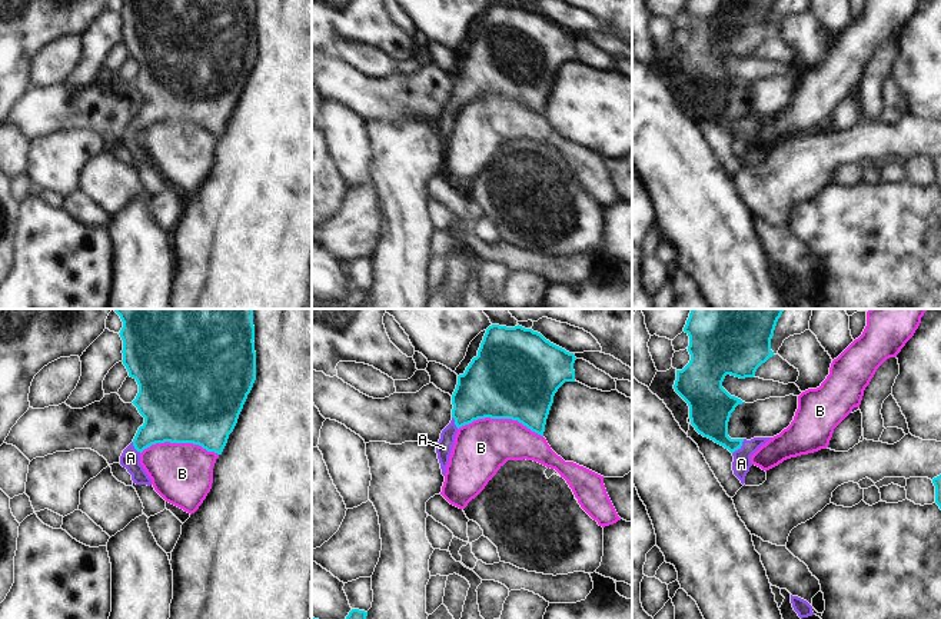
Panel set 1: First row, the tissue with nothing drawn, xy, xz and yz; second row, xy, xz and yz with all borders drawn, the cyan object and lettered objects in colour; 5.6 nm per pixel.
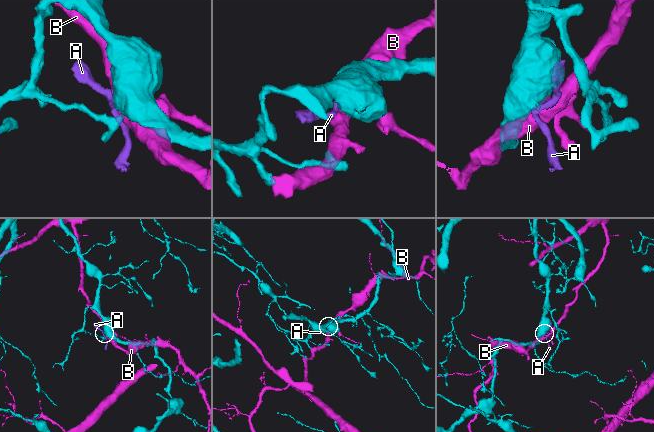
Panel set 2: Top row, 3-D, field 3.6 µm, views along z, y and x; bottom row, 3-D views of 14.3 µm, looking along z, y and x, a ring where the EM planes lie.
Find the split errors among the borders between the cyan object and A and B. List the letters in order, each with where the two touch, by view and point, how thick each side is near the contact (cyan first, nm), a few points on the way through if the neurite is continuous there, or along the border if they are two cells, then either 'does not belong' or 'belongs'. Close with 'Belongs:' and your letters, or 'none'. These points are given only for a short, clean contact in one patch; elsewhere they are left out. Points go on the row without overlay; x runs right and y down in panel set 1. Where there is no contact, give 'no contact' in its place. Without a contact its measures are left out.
A: yz (740, 126) | 220/100 nm | across yz (710, 93), (717, 110), (740, 126), (741, 143) | belongs
B: xz (501, 97) | 480/300 nm | does not belong
Belongs: A

